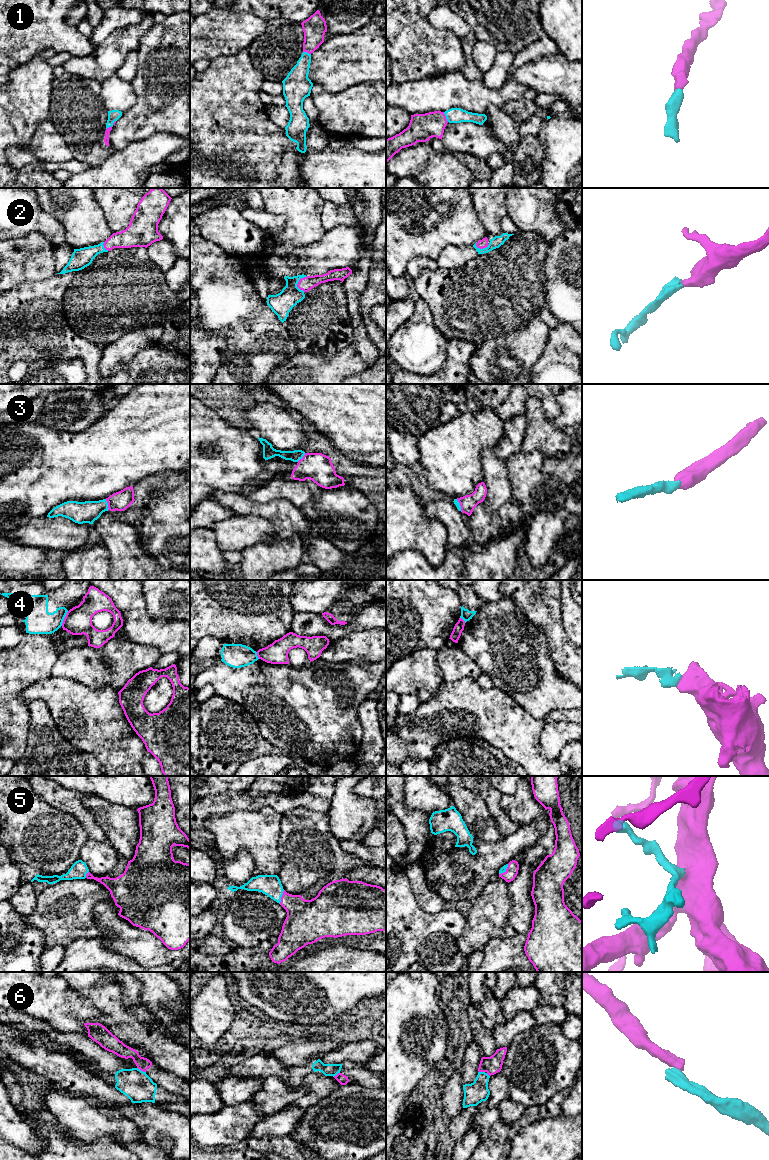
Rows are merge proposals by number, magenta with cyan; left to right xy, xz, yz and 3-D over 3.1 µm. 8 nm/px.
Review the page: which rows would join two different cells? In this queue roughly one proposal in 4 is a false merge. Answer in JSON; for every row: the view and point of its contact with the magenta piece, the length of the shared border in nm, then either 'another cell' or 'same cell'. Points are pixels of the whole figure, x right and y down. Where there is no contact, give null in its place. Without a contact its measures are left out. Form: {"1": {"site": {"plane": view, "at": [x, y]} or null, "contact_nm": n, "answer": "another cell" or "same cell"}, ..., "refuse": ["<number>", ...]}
{"1": {"site": {"plane": "xy", "at": [111, 126]}, "contact_nm": 110, "answer": "same cell"}, "2": {"site": {"plane": "xz", "at": [299, 281]}, "contact_nm": 130, "answer": "same cell"}, "3": {"site": {"plane": "xy", "at": [108, 504]}, "contact_nm": 90, "answer": "same cell"}, "4": {"site": {"plane": "xy", "at": [64, 618]}, "contact_nm": 130, "answer": "another cell"}, "5": {"site": {"plane": "xz", "at": [281, 897]}, "contact_nm": 120, "answer": "same cell"}, "6": {"site": {"plane": "xy", "at": [141, 1070]}, "contact_nm": 80, "answer": "another cell"}, "refuse": ["4", "6"]}

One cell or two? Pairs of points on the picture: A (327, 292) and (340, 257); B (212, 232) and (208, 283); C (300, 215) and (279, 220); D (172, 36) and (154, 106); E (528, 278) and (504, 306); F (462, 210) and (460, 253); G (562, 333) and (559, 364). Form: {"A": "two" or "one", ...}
{"A": "two", "B": "two", "C": "two", "D": "one", "E": "one", "F": "two", "G": "one"}

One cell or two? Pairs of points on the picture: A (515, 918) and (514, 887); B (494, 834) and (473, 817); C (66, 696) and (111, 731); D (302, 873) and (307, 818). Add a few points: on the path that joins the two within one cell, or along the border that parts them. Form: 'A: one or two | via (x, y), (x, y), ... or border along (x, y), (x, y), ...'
A: one | via (518, 910), (518, 895)
B: one | via (489, 832), (478, 821)
C: one | via (77, 706), (90, 718), (97, 718), (100, 721)
D: one | via (305, 859), (307, 832)

